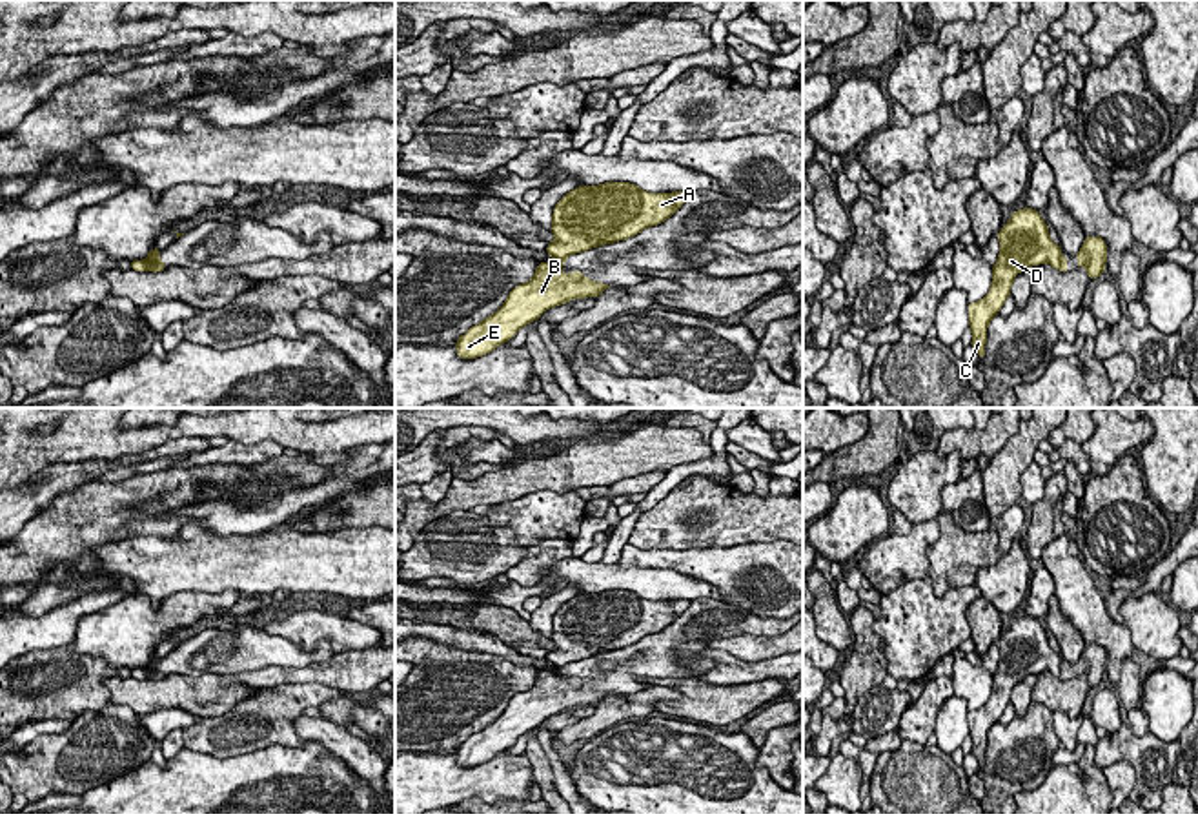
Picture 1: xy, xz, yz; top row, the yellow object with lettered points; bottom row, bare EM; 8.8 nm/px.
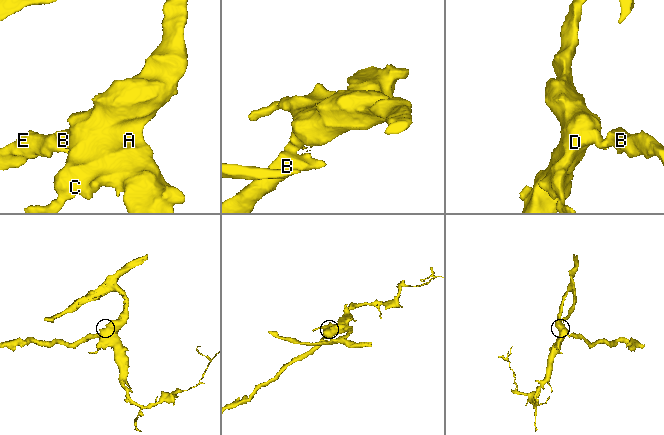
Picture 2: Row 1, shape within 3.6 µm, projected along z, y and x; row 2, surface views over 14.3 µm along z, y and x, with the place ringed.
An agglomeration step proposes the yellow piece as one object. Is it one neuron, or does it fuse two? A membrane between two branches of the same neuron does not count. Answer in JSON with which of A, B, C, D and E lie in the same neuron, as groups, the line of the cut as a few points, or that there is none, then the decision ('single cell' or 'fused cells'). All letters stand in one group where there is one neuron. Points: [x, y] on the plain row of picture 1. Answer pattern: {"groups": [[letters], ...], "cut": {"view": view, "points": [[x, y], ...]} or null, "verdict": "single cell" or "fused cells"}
{"groups": [["A", "C", "D"], ["B", "E"]], "cut": {"view": "xz", "points": [[565, 663], [556, 667]]}, "verdict": "fused cells"}

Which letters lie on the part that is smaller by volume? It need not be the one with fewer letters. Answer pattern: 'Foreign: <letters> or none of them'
Foreign: B, E

